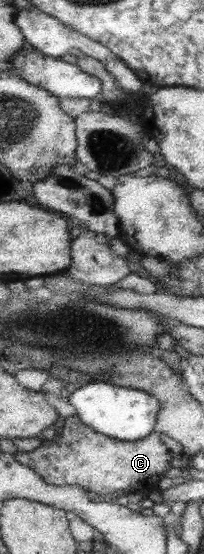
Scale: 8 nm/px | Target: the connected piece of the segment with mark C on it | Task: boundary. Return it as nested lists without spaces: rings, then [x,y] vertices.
[[[77,414],[67,417],[65,425],[58,430],[47,445],[33,452],[17,452],[21,464],[31,465],[35,472],[44,477],[47,484],[57,486],[80,486],[100,496],[111,496],[121,490],[137,493],[157,486],[169,468],[181,462],[183,448],[172,436],[155,431],[143,440],[127,442],[115,440],[93,430]]]

